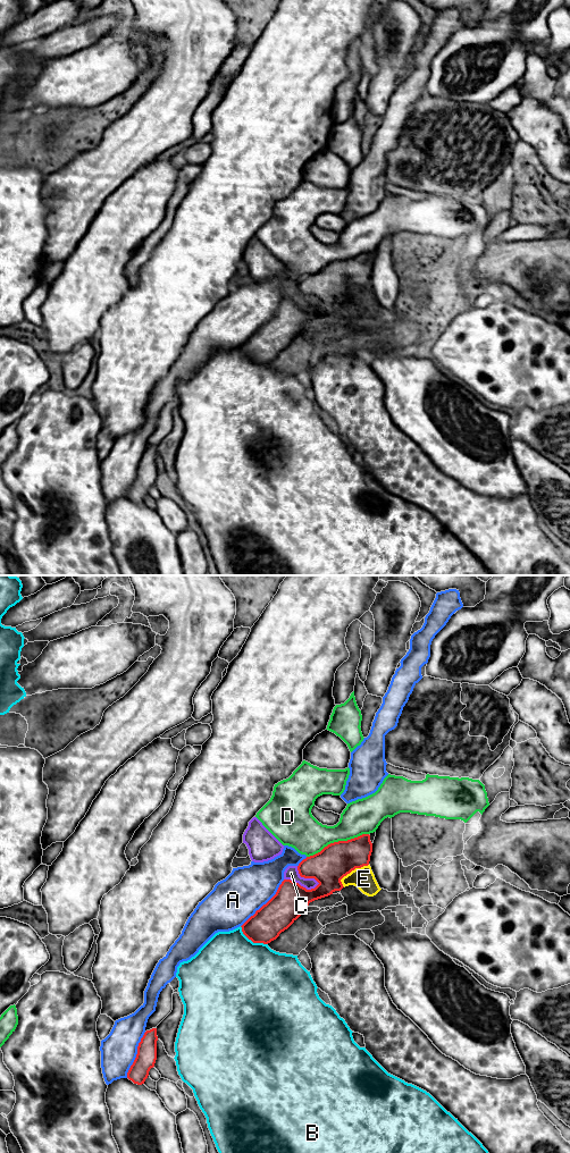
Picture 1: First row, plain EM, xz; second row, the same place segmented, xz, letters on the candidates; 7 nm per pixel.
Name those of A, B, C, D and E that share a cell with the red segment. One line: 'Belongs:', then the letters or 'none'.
Belongs: none

